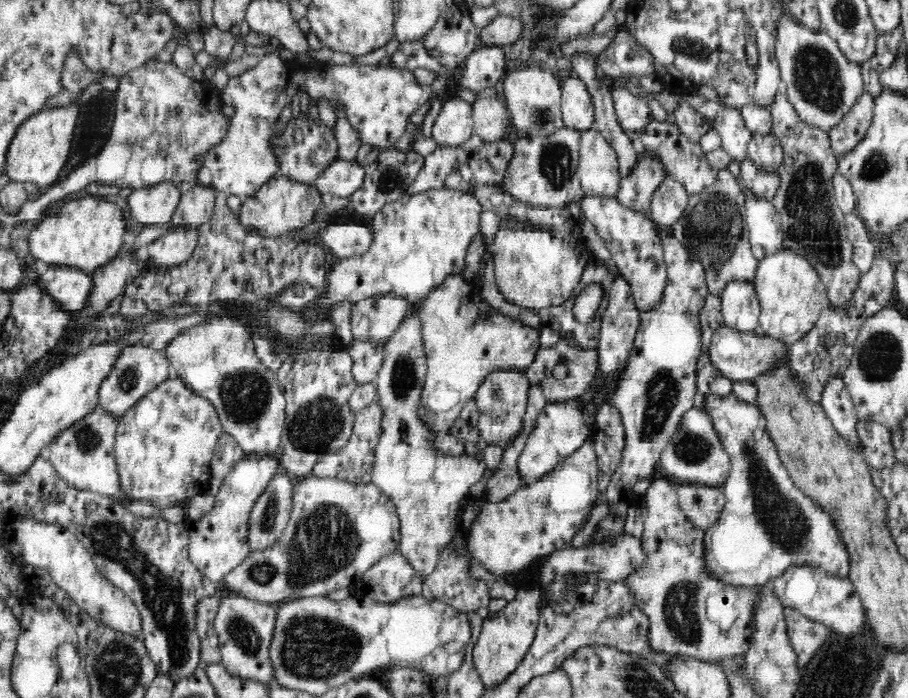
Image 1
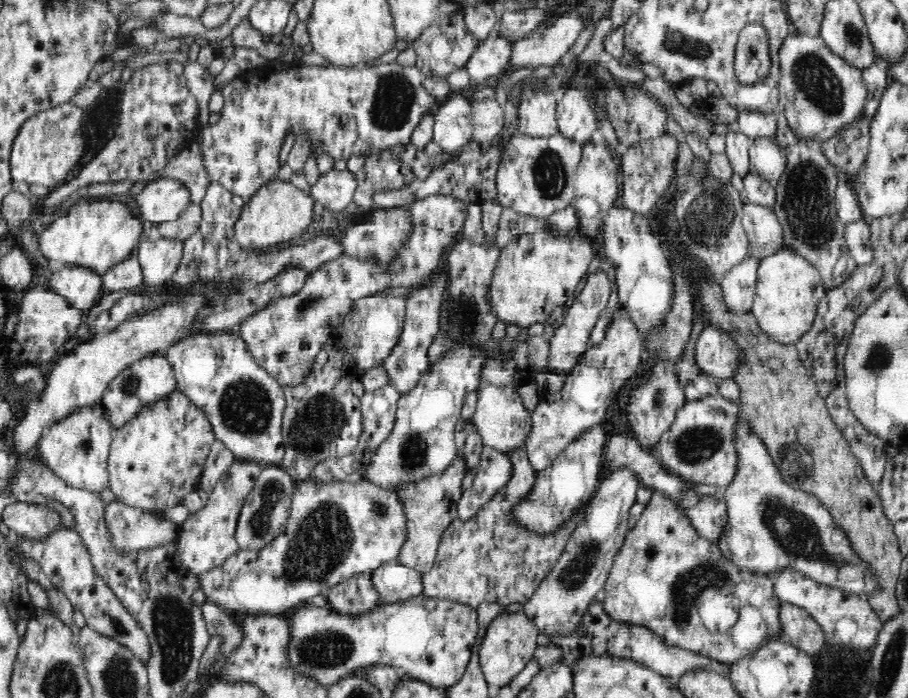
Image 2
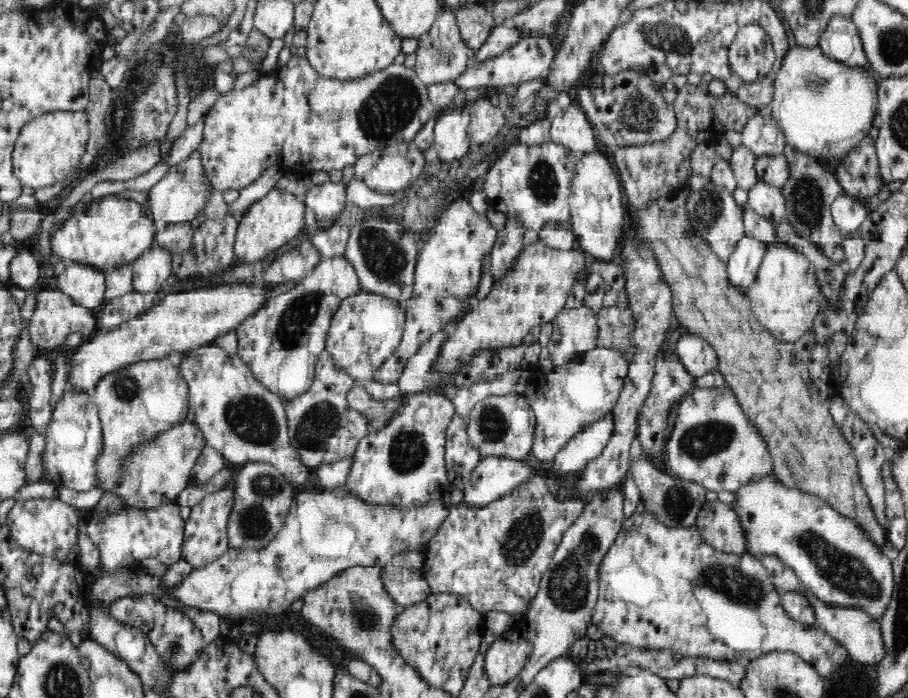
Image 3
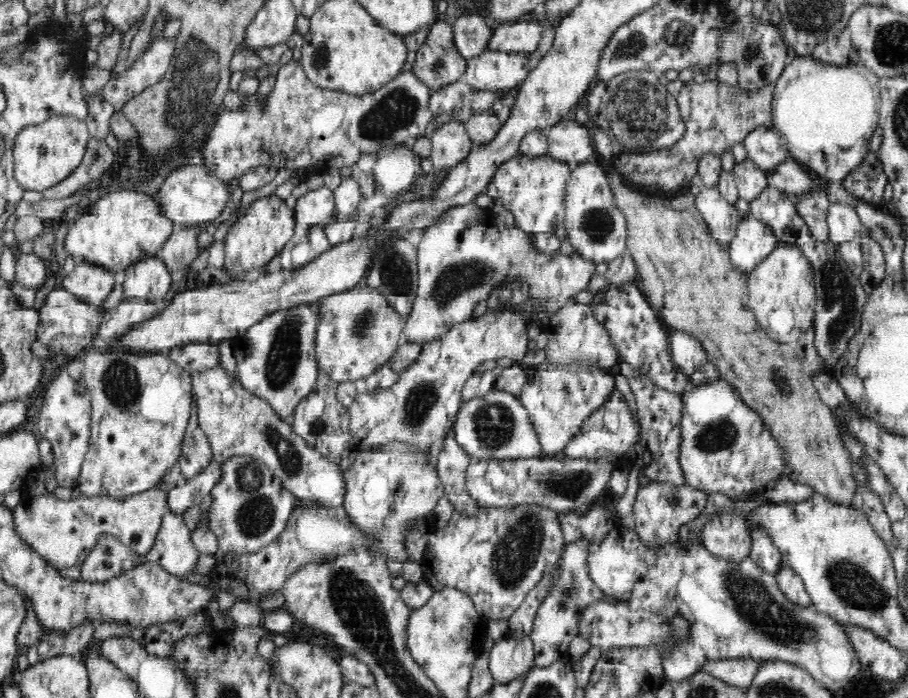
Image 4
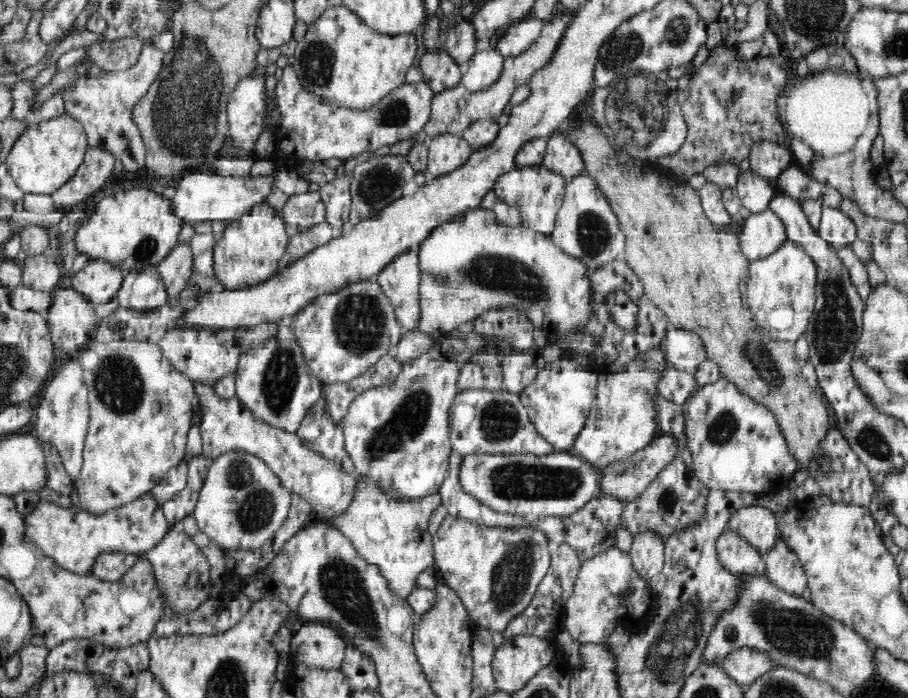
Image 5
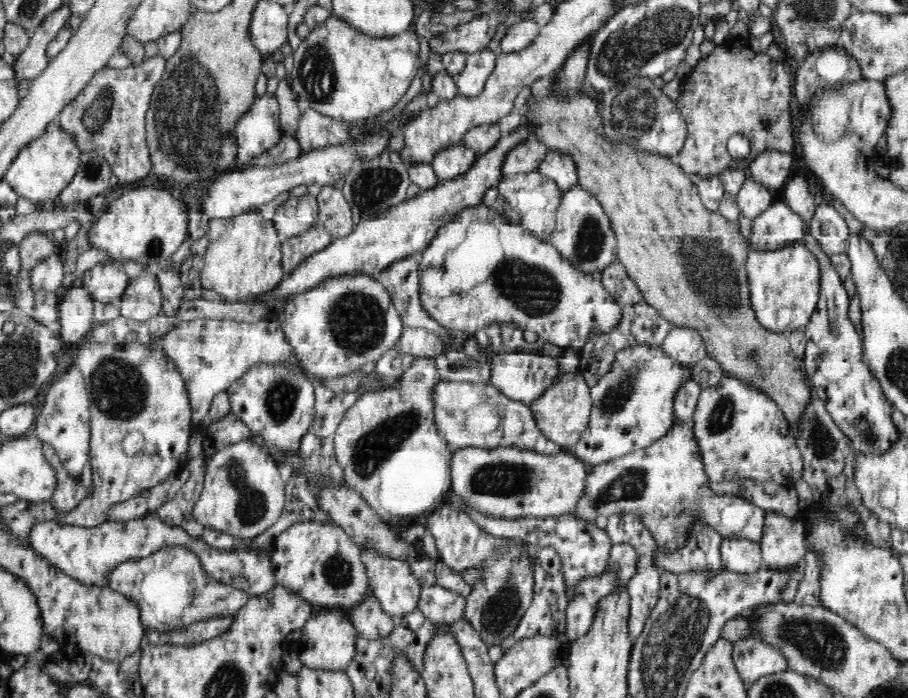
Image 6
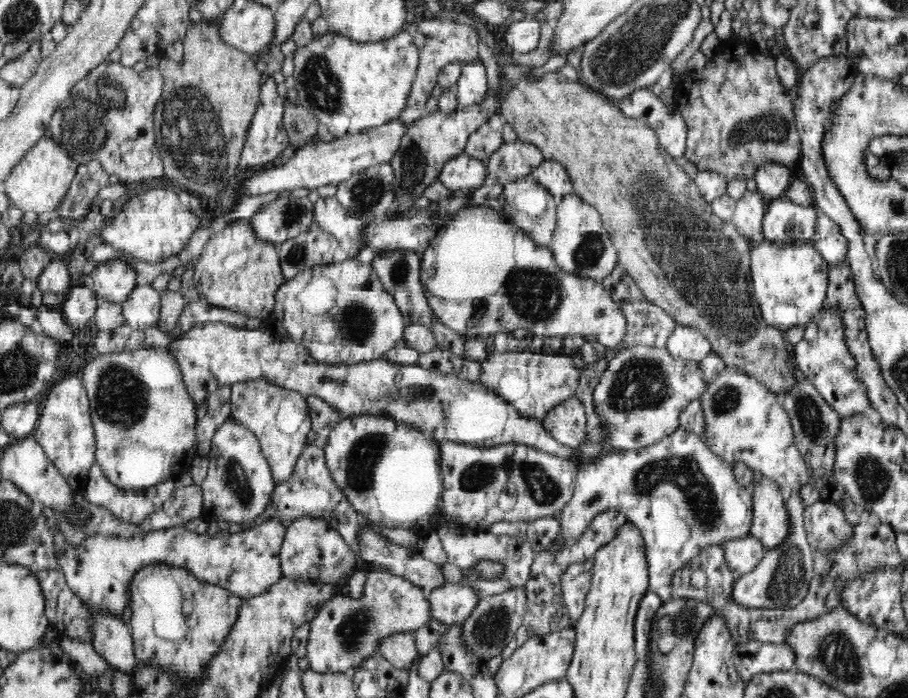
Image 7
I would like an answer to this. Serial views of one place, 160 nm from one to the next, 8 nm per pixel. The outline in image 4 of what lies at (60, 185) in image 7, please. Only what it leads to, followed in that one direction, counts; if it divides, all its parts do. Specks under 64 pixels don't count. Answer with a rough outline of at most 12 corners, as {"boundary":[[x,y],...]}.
{"boundary":[[85,120],[28,125],[13,149],[28,191],[56,186],[81,164]]}

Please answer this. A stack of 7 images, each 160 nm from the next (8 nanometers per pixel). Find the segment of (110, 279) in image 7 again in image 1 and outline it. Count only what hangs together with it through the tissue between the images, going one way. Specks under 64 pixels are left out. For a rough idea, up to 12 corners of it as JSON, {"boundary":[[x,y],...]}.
{"boundary":[[50,268],[40,284],[60,310],[83,307],[92,279]]}

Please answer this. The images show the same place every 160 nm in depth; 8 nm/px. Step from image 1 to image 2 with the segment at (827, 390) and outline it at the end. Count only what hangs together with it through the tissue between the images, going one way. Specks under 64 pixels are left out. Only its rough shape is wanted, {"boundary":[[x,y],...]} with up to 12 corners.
{"boundary":[[843,384],[825,404],[877,488],[885,443],[856,418]]}

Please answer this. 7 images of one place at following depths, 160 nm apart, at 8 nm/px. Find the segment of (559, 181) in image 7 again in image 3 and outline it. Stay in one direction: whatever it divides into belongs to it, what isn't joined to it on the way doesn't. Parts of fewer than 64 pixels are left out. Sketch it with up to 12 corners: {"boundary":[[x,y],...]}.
{"boundary":[[577,102],[550,122],[551,141],[580,155],[601,148]]}

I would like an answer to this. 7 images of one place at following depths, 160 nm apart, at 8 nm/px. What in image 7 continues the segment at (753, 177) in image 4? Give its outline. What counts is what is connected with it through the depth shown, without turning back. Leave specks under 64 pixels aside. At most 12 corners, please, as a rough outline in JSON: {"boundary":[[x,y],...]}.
{"boundary":[[748,190],[737,201],[731,222],[746,237],[760,232],[769,204]]}

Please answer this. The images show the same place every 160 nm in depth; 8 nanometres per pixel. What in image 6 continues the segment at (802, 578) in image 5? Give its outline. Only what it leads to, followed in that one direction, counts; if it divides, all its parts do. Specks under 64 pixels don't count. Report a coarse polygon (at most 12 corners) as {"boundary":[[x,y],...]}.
{"boundary":[[768,514],[763,566],[782,574],[804,568],[803,521]]}

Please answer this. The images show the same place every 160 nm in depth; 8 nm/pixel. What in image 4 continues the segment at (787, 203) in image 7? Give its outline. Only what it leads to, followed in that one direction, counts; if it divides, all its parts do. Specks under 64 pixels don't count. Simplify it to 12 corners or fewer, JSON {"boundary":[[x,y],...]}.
{"boundary":[[743,217],[729,244],[736,272],[748,276],[778,242],[769,226]]}

